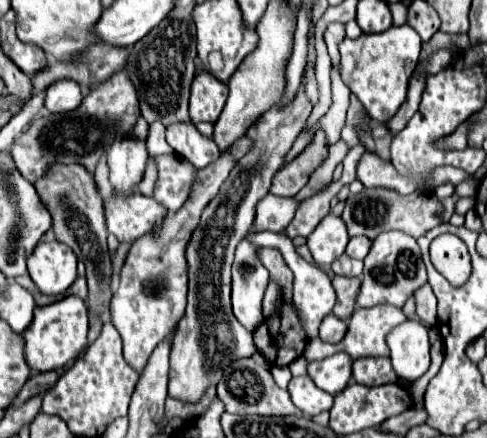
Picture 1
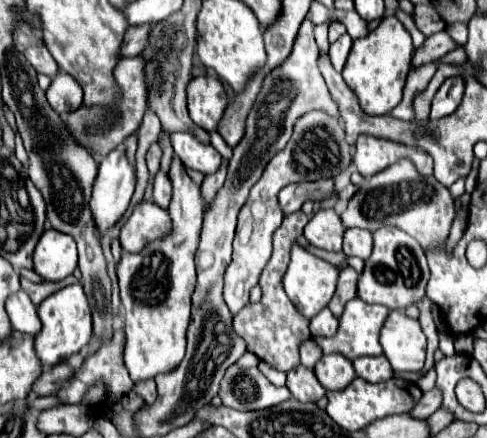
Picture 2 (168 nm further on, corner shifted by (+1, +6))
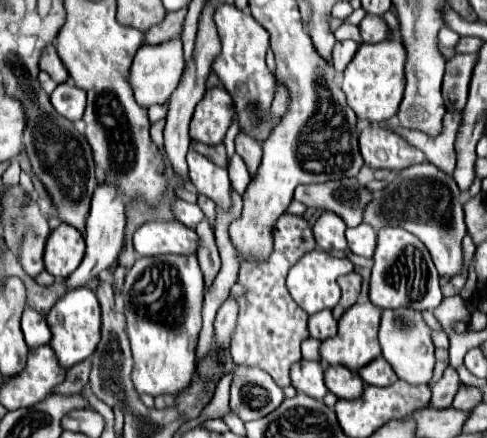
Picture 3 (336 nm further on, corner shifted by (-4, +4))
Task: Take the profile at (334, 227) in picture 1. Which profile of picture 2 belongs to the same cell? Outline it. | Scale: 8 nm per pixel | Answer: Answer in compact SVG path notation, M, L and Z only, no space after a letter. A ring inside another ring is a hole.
M328 208L328 210L318 210L312 216L308 226L304 228L304 236L316 248L340 252L344 230L346 228L344 228L340 216L332 208Z

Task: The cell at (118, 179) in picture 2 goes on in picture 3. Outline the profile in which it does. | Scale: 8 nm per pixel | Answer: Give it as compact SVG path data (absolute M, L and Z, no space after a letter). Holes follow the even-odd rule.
M99 184L93 194L91 210L87 216L87 230L85 230L87 250L85 250L85 256L83 256L79 268L67 276L67 280L65 280L67 290L85 286L89 280L97 278L103 270L109 270L117 262L117 256L123 248L123 230L125 230L125 198L117 192L115 186L109 188L107 184Z

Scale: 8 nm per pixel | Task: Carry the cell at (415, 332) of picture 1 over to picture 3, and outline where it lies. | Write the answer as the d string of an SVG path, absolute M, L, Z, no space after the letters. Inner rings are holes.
M397 308L381 312L379 344L383 358L393 366L395 374L409 384L429 384L435 366L435 346L431 340L431 328L425 324L421 312L413 308Z

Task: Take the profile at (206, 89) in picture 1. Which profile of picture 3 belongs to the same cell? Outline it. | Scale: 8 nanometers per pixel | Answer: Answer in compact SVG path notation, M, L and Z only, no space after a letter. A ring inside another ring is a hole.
M211 88L195 108L195 118L189 126L189 136L195 142L217 146L223 142L233 122L233 100L223 88Z

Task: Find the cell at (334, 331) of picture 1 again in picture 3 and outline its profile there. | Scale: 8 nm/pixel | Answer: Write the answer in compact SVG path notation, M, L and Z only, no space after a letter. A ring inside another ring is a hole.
M321 310L313 316L309 316L307 328L309 328L309 334L313 338L325 340L325 338L331 338L331 336L337 334L337 320L333 318L331 310Z

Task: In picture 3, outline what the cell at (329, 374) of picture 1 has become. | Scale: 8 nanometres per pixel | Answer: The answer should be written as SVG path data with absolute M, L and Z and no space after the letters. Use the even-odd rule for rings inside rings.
M327 366L325 370L325 386L329 392L333 392L337 398L355 400L361 396L365 382L355 372L347 370L345 366Z

